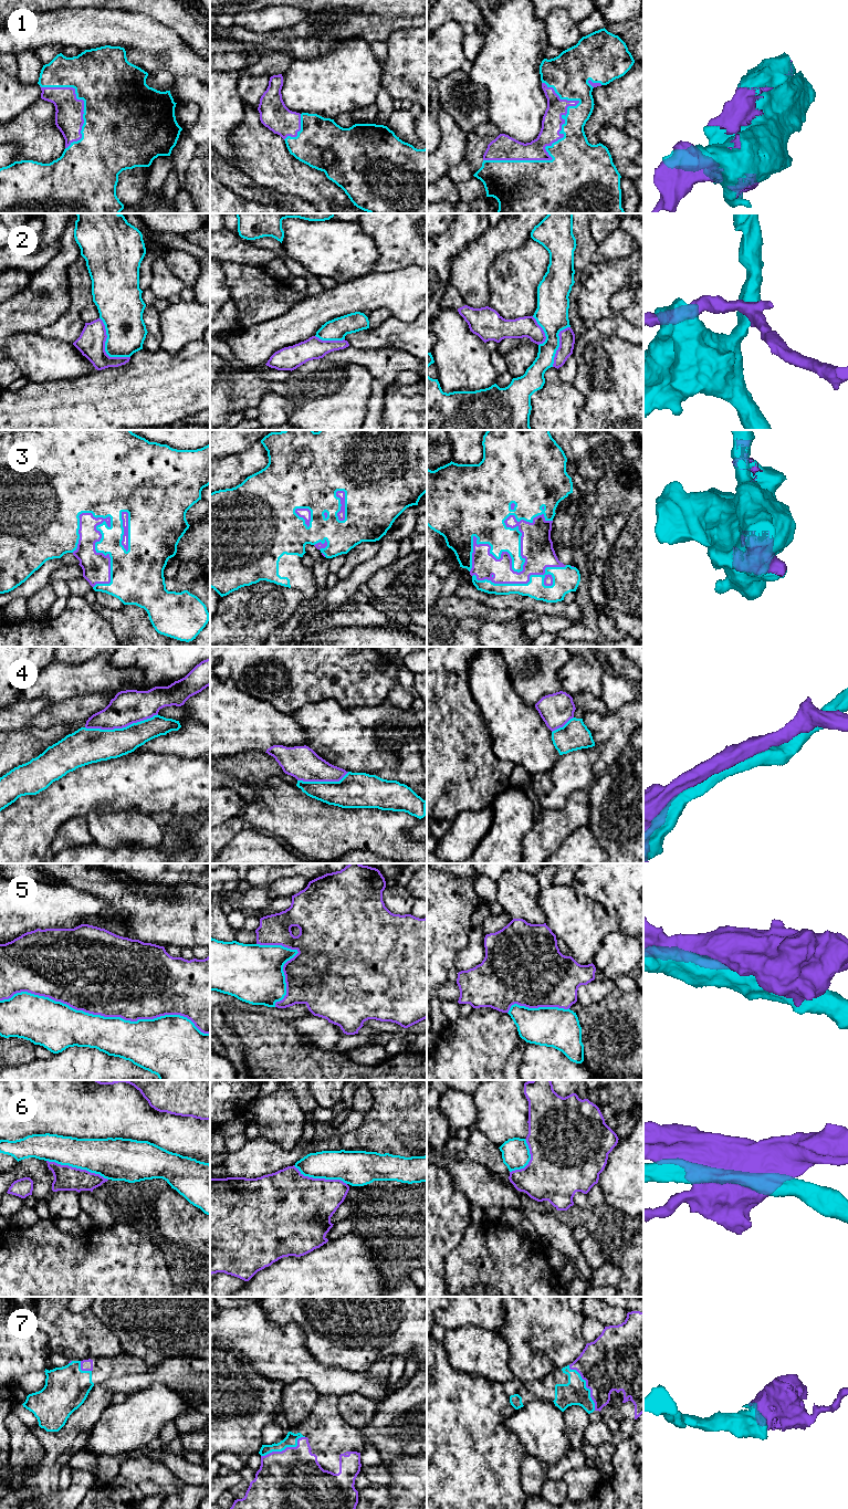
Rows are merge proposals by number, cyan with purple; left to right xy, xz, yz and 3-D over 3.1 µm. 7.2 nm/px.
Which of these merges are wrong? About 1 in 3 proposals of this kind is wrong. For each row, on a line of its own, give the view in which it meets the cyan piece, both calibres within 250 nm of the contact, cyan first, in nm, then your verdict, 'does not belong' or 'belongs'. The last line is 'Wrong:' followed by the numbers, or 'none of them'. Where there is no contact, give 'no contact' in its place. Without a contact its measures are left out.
1: yz | 460/150 nm | belongs
2: xy | 280/200 nm | does not belong
3: yz | 180/240 nm | belongs
4: xy | 260/240 nm | does not belong
5: xy | 280/480 nm | does not belong
6: xy | 280/180 nm | does not belong
7: yz | 180/400 nm | belongs
Wrong: 2, 4, 5, 6

